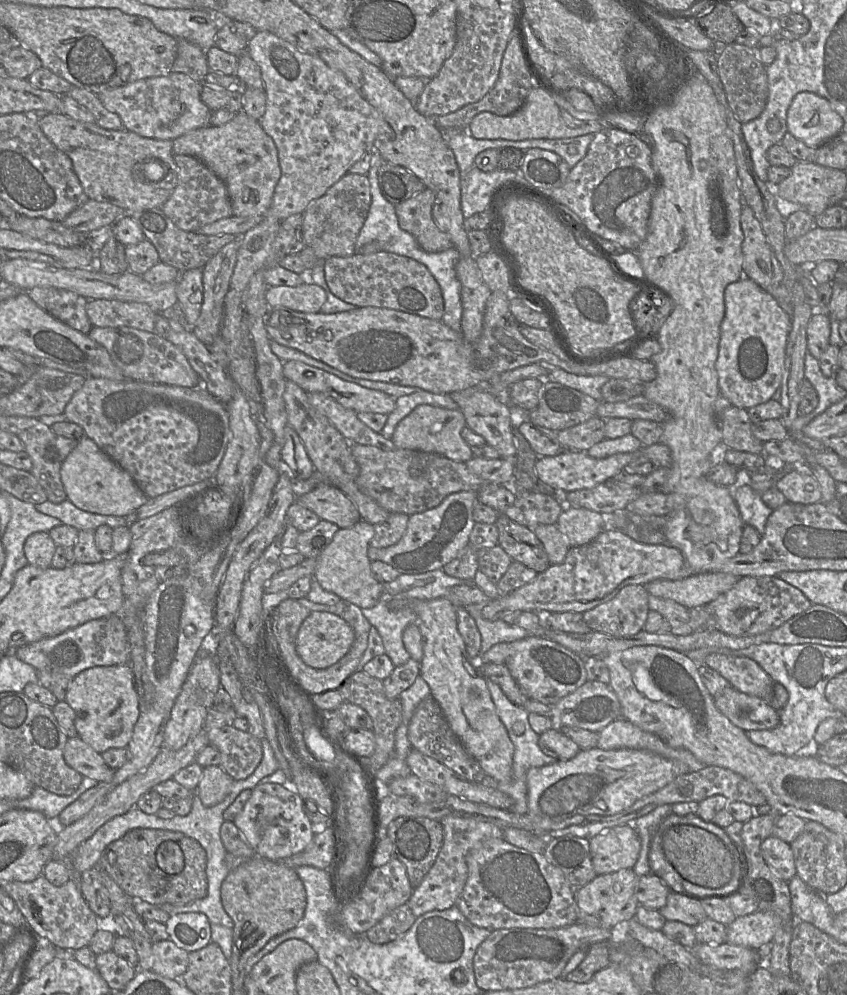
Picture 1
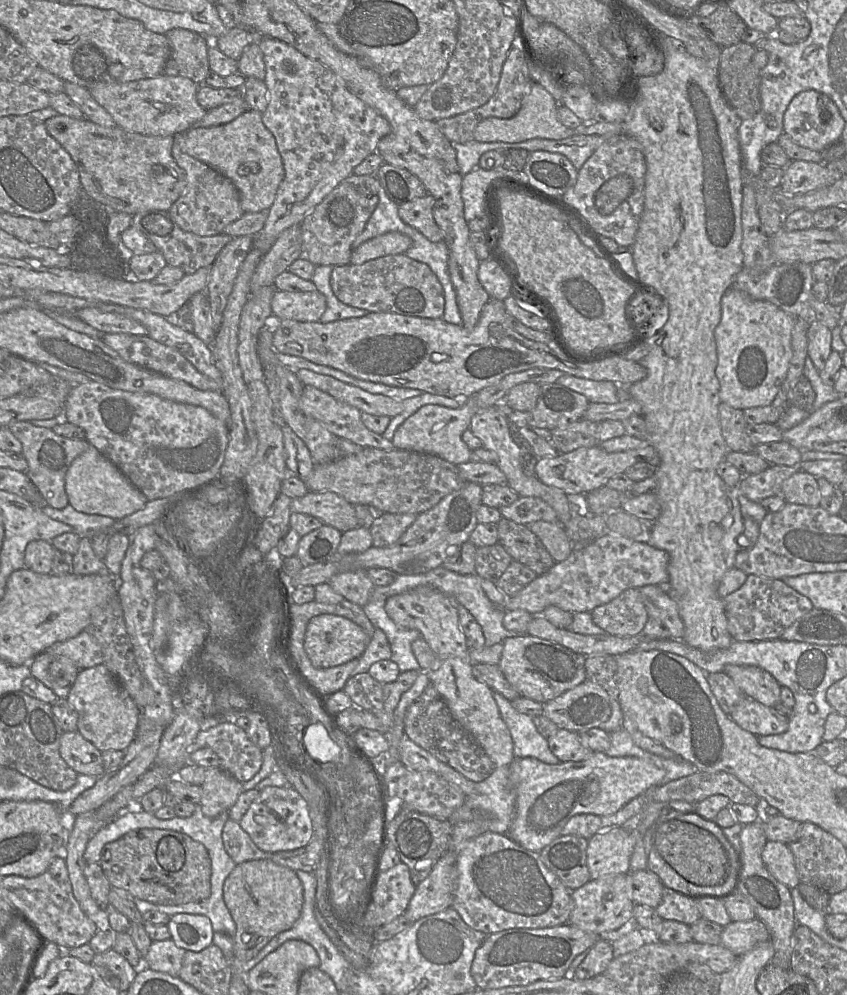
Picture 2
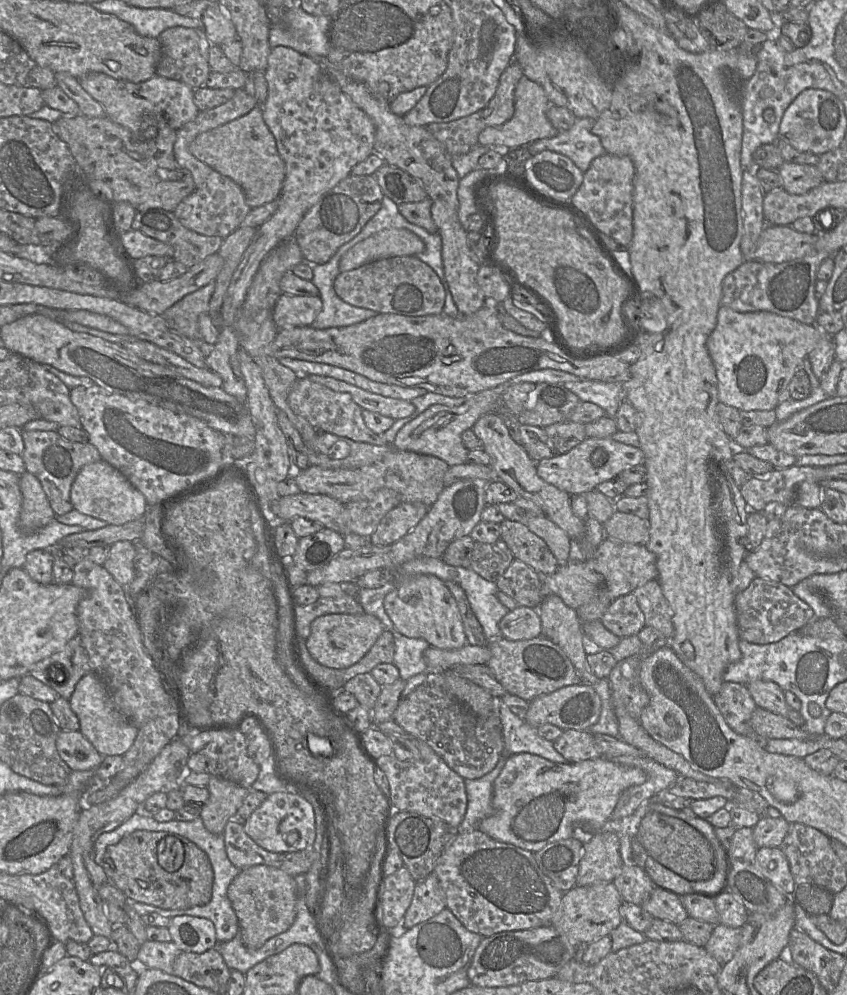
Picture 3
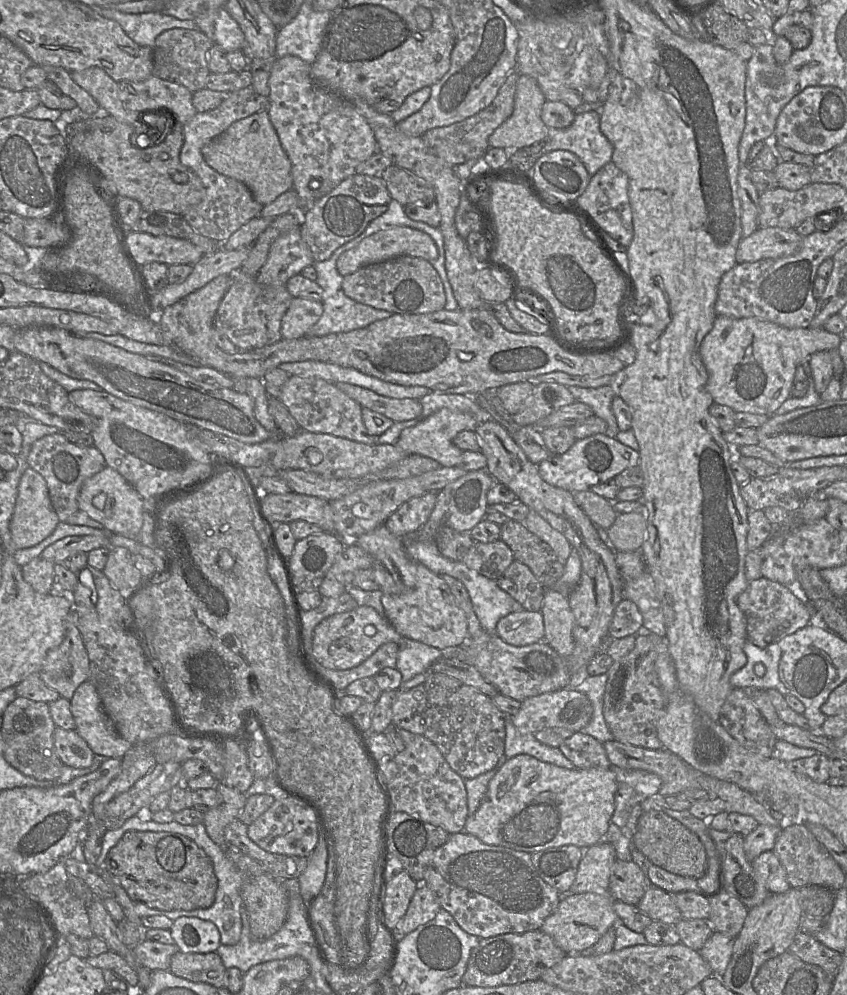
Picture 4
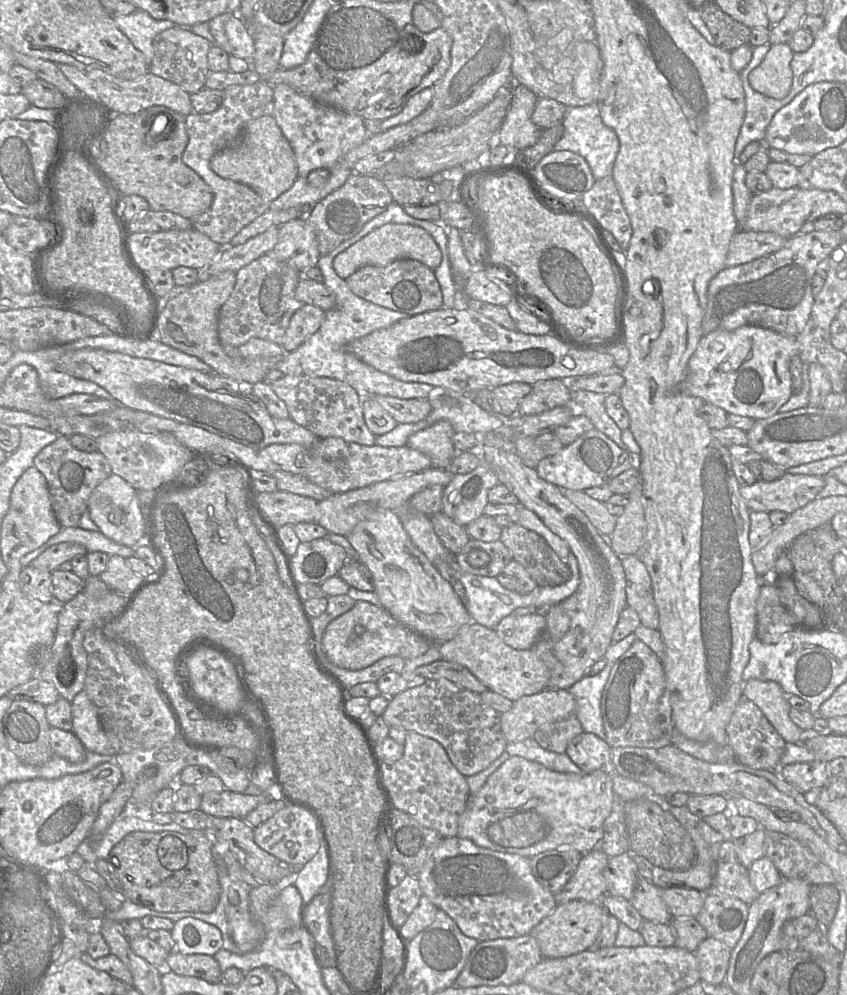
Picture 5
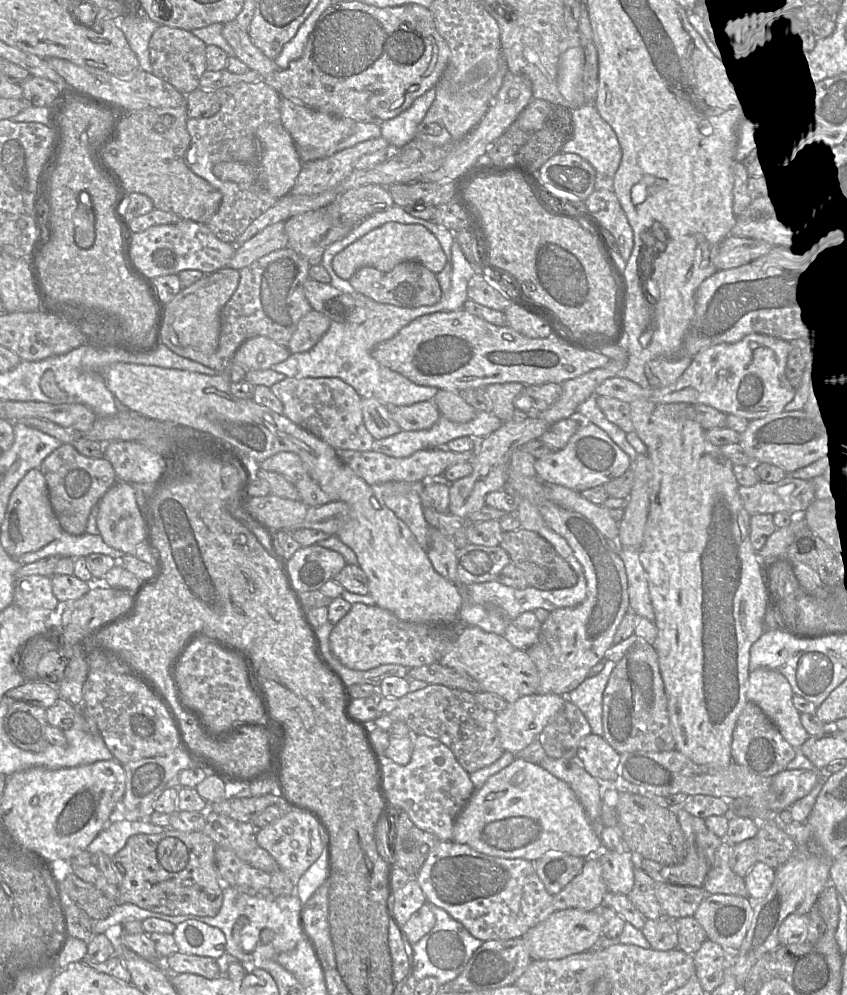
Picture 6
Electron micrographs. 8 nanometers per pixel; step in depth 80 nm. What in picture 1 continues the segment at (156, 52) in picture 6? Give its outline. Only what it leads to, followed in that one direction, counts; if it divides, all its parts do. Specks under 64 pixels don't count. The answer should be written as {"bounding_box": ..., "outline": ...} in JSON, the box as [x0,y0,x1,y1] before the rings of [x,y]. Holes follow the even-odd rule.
{"bounding_box":[172,39,210,83],"outline":[[[177,39],[177,56],[172,65],[172,72],[184,73],[192,79],[204,83],[206,74],[210,71],[207,55],[202,49],[185,39]]]}

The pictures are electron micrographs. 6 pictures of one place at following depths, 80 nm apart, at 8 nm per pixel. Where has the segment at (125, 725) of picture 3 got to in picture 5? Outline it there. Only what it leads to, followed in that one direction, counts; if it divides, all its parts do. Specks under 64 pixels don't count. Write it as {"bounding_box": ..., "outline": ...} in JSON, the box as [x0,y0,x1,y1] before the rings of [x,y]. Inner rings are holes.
{"bounding_box":[71,690,116,755],"outline":[[[84,690],[77,693],[72,700],[71,713],[72,732],[80,739],[87,751],[101,755],[116,755],[101,726],[97,709]]]}

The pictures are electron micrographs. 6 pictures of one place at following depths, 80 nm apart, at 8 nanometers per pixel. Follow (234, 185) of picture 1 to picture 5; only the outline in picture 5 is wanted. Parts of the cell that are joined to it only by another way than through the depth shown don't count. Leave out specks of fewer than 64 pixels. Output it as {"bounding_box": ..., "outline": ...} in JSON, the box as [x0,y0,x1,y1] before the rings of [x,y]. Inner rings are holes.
{"bounding_box":[210,116,298,202],"outline":[[[272,116],[248,122],[241,140],[216,153],[210,160],[210,168],[221,178],[247,185],[271,202],[289,190],[298,178],[294,152]]]}

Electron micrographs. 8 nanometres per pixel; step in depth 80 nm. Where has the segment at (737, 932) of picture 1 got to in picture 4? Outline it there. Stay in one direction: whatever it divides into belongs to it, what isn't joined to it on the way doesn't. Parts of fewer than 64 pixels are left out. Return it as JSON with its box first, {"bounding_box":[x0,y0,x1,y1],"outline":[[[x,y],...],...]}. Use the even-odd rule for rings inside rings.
{"bounding_box":[699,931,735,977],"outline":[[[713,931],[699,951],[709,964],[713,975],[722,977],[733,954],[735,938],[727,934]]]}

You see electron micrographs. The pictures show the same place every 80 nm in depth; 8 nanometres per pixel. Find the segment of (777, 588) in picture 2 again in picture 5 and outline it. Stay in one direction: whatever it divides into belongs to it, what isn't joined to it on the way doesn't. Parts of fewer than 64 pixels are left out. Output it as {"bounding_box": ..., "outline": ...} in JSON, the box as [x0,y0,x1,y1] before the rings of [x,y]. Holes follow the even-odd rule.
{"bounding_box":[756,583,793,644],"outline":[[[764,583],[756,603],[756,638],[764,644],[777,643],[782,635],[793,630],[789,615],[785,612],[774,586]]]}

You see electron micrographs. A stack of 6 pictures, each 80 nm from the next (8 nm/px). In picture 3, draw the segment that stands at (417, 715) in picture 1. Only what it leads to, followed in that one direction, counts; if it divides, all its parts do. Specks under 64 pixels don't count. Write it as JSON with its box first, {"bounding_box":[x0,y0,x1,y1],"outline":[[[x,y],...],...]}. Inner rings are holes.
{"bounding_box":[393,671,504,779],"outline":[[[428,671],[426,680],[419,685],[412,693],[410,693],[407,697],[401,698],[400,702],[394,712],[393,719],[395,722],[403,728],[403,730],[416,737],[417,739],[425,742],[429,745],[435,753],[457,774],[459,774],[463,779],[479,779],[484,775],[491,772],[497,765],[501,756],[503,756],[504,752],[504,741],[503,741],[503,734],[502,734],[502,724],[500,720],[500,716],[497,713],[497,700],[496,700],[496,709],[495,713],[491,714],[489,717],[480,717],[472,713],[467,707],[465,707],[462,703],[460,703],[448,690],[448,686],[446,684],[444,675],[444,671]]]}

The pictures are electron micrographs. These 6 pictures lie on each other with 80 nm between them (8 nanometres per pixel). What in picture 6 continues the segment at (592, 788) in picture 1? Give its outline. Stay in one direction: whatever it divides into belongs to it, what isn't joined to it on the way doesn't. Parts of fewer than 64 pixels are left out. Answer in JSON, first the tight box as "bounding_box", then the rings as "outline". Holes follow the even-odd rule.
{"bounding_box":[452,758,602,862],"outline":[[[515,758],[514,761],[510,763],[507,767],[490,776],[480,789],[474,791],[474,793],[467,801],[466,805],[459,813],[454,822],[452,841],[459,844],[466,844],[472,849],[486,855],[507,859],[525,859],[531,862],[536,861],[545,853],[550,851],[564,852],[573,856],[578,856],[586,859],[598,855],[602,850],[600,837],[593,830],[584,813],[580,801],[578,800],[577,796],[570,788],[570,786],[566,782],[556,778],[540,764],[529,762],[522,758]]]}

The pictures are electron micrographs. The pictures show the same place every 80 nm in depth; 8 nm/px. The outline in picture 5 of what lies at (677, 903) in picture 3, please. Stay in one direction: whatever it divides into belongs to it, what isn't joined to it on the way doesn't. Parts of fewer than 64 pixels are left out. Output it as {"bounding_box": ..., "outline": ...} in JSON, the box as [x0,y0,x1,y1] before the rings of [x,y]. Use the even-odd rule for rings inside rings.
{"bounding_box":[629,877,673,923],"outline":[[[644,877],[637,880],[632,898],[629,900],[645,921],[670,923],[673,919],[662,897],[662,889]]]}

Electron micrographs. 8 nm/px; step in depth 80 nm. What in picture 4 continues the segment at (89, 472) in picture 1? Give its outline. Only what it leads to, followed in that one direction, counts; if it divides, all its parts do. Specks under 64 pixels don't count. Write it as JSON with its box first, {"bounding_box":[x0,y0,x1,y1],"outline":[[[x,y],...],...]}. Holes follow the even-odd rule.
{"bounding_box":[78,465,144,539],"outline":[[[108,465],[84,481],[78,496],[79,510],[101,523],[107,532],[129,539],[137,539],[141,531],[144,519],[143,504],[144,499],[137,490],[119,472]]]}

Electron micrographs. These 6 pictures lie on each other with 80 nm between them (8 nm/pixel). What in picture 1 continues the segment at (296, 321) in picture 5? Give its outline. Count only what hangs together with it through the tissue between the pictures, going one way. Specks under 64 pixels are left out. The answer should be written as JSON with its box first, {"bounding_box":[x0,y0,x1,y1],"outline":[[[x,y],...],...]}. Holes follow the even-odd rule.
{"bounding_box":[265,284,326,313],"outline":[[[316,284],[268,287],[265,298],[269,309],[289,309],[304,313],[321,311],[326,302],[324,289]]]}

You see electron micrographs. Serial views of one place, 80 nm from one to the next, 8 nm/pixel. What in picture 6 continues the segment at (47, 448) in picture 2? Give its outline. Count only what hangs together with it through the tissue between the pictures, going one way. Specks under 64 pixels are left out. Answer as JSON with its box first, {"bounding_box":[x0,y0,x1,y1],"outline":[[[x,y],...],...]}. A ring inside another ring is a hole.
{"bounding_box":[38,443,117,535],"outline":[[[62,443],[43,460],[38,469],[46,479],[50,502],[63,531],[72,535],[86,533],[92,508],[117,481],[111,463],[105,457],[83,456],[72,444]]]}

